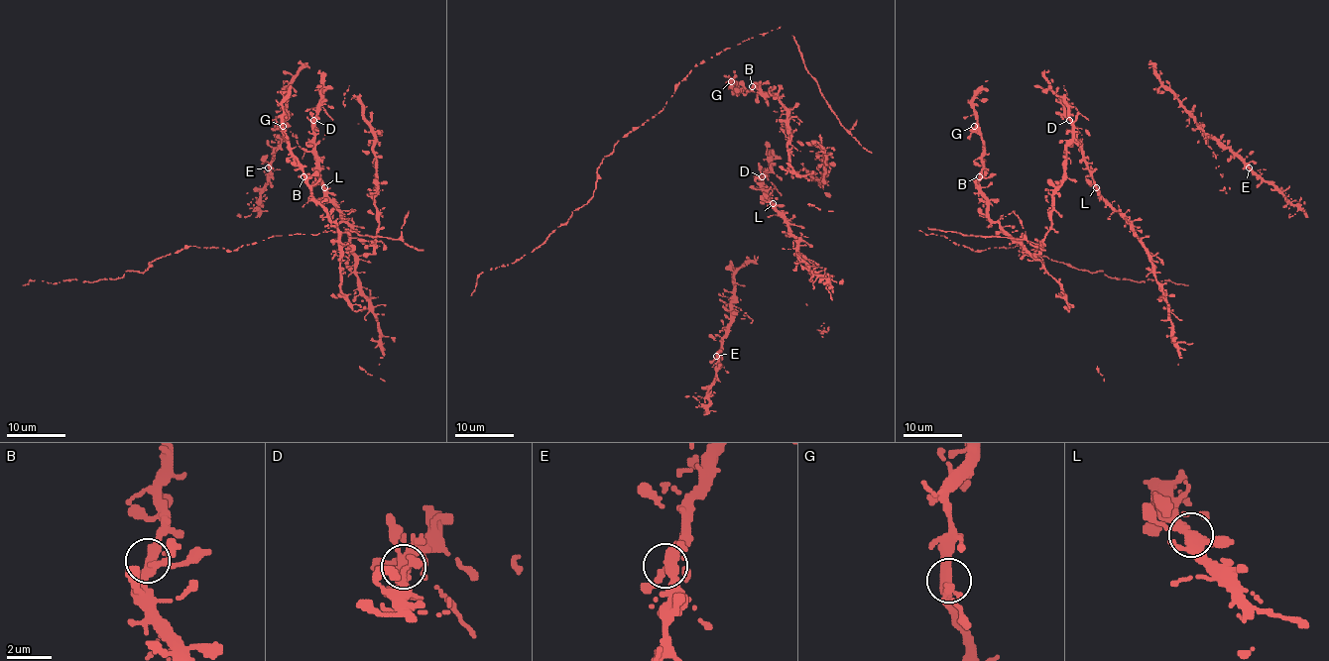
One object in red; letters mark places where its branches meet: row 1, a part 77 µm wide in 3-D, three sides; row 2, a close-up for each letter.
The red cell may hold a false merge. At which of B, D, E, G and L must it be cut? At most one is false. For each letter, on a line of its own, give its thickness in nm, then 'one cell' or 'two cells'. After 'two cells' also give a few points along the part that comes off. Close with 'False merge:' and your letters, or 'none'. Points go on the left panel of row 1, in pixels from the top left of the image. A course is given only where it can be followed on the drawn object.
B: 360 nm thick; one cell
D: 320 nm thick; one cell
E: 360 nm thick; one cell
G: 320 nm thick; one cell
L: 360 nm thick; one cell
False merge: none

